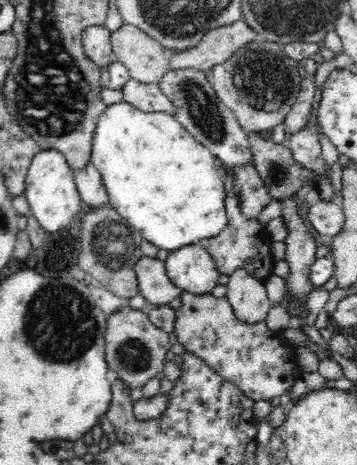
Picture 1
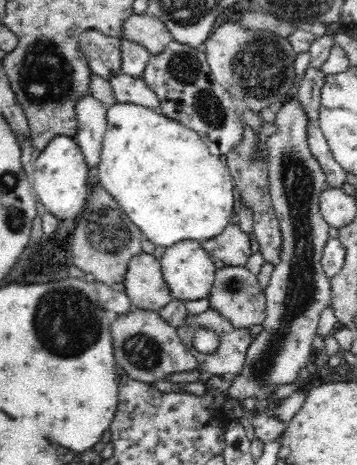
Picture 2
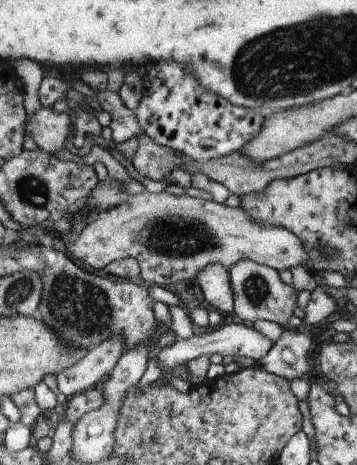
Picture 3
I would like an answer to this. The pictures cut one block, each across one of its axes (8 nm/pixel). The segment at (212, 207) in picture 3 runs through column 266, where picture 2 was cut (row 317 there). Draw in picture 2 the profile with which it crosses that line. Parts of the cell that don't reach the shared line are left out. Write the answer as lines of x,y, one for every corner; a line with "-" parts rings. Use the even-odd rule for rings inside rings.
224,266
214,272
214,284
212,284
212,294
208,298
210,310
216,310
220,316
230,320
230,324
236,330
248,330
254,324
262,324
266,320
266,294
264,288
258,282
258,276
254,276
248,268
244,266

